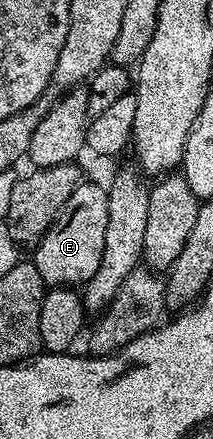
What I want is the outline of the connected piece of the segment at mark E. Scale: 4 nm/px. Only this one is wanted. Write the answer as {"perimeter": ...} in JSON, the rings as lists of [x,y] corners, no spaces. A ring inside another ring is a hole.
{"perimeter":[[[82,181],[64,210],[50,225],[40,242],[35,244],[34,262],[42,281],[49,287],[79,288],[88,282],[102,262],[102,245],[106,245],[106,221],[108,220],[108,193],[96,183]]]}

